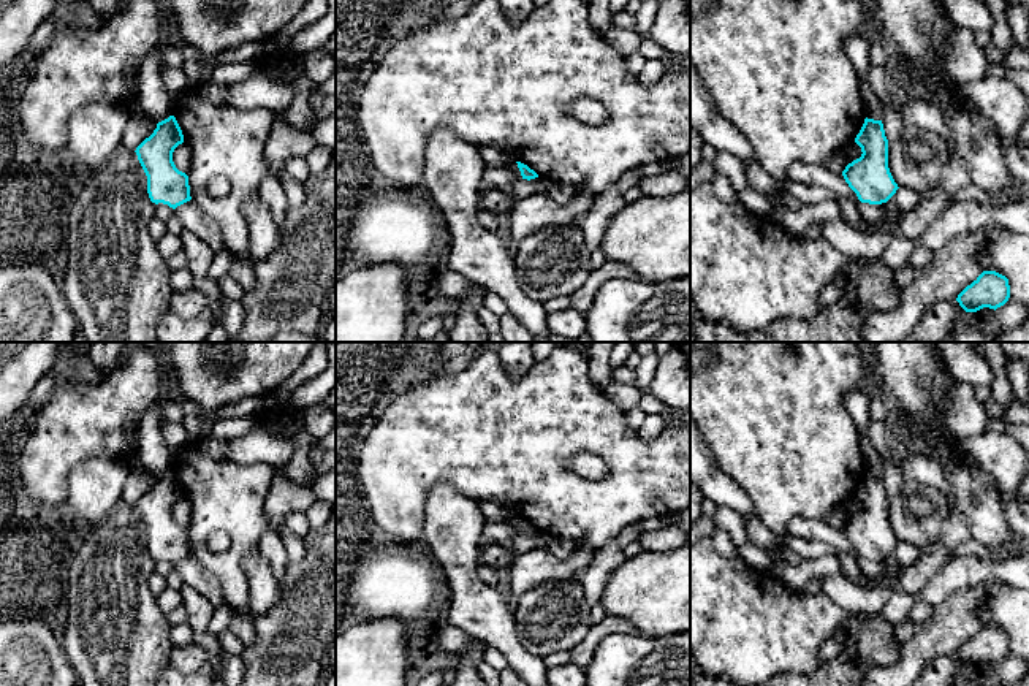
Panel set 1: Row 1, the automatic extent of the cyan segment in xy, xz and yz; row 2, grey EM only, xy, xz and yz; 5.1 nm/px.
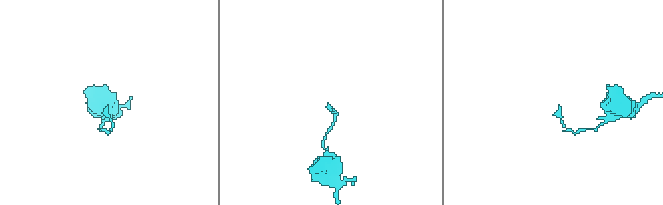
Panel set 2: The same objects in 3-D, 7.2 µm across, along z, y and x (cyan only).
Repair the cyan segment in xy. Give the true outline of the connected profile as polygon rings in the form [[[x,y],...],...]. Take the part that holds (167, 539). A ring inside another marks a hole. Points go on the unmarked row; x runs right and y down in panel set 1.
[[[174,471],[157,478],[154,488],[138,502],[138,515],[147,531],[147,548],[152,558],[177,561],[192,555],[188,531],[173,516],[174,504],[184,497],[182,485]]]

